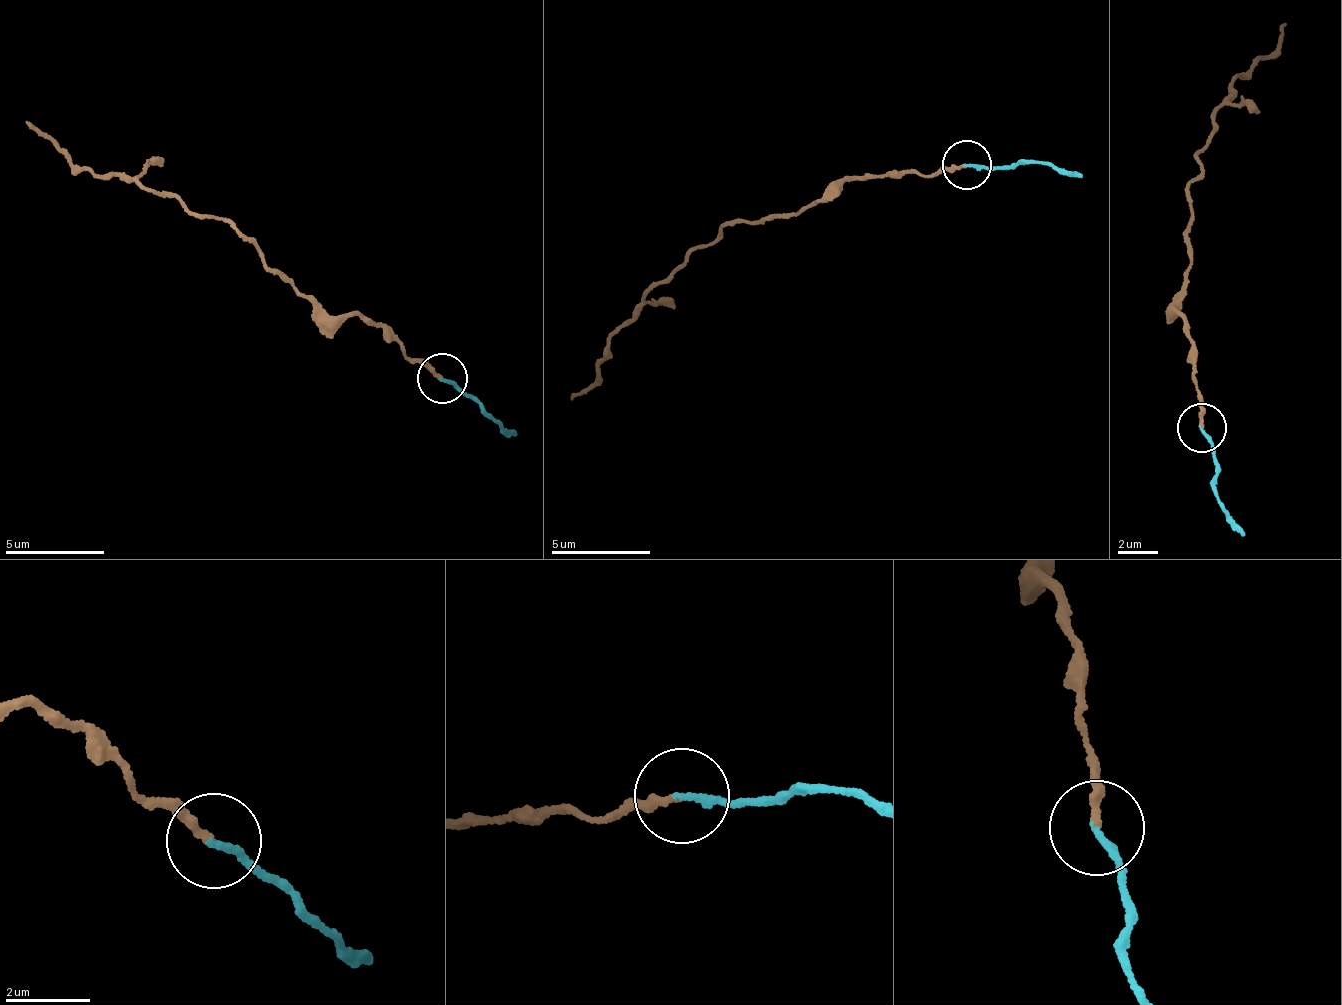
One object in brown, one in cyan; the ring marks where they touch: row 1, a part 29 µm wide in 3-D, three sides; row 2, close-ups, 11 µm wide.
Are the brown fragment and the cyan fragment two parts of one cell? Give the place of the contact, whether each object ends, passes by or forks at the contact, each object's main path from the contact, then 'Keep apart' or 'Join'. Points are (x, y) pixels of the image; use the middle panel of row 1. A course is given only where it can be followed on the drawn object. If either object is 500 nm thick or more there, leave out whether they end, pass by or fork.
Place: (966, 165). At the ring brown ends. At the ring cyan ends. Course of brown: (965, 163), (839, 182), (794, 214), (721, 230), (646, 291), (614, 333), (600, 384), (573, 399). Course of cyan: (965, 163), (992, 171), (1032, 162), (1080, 176). Join

